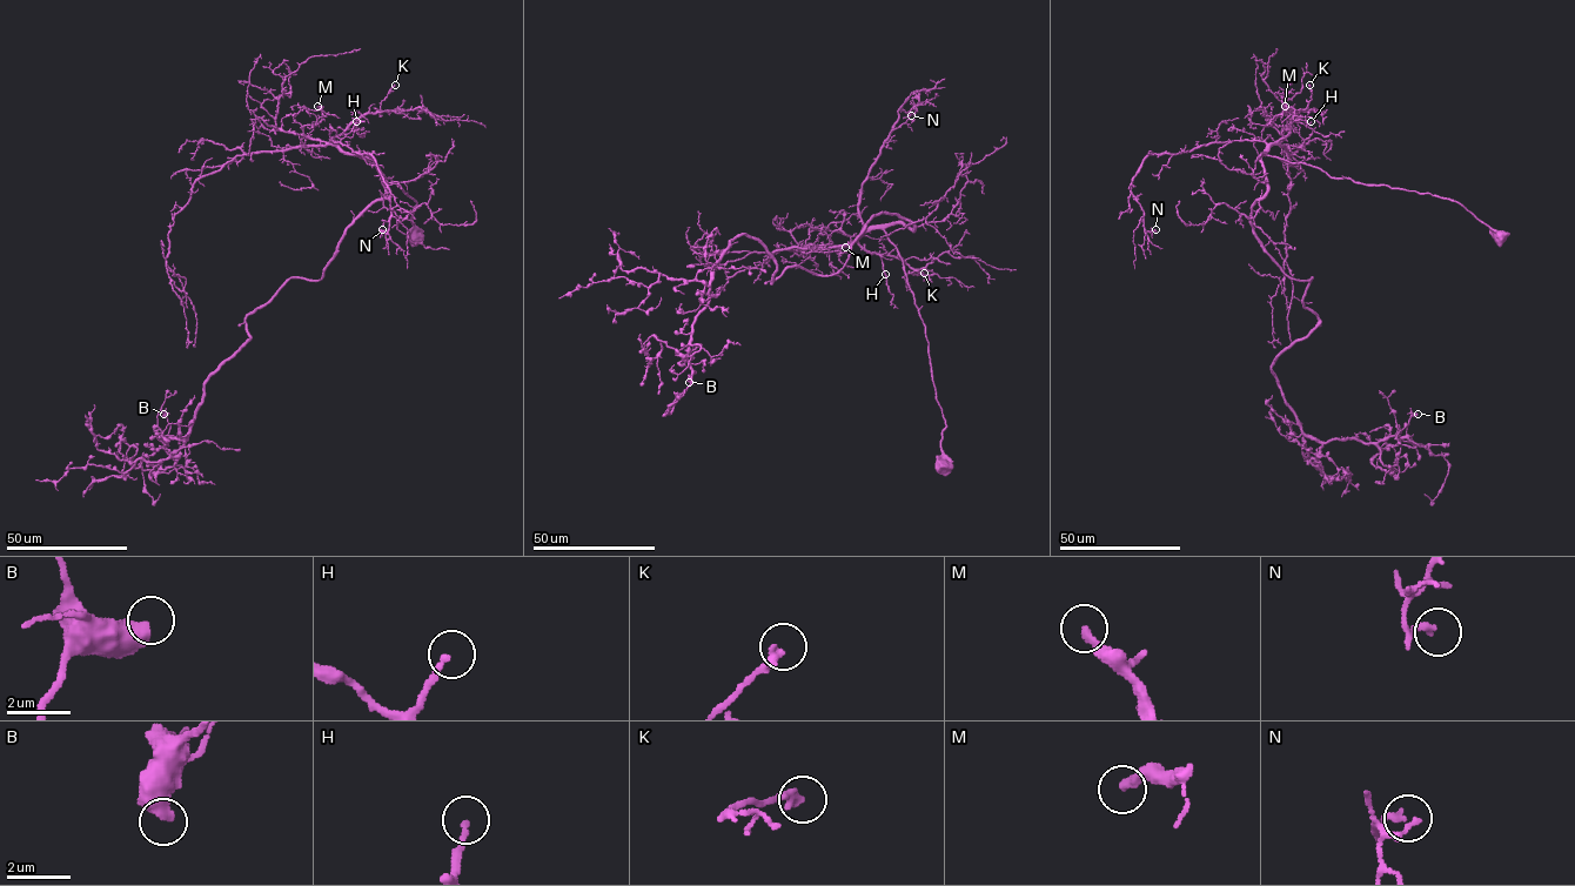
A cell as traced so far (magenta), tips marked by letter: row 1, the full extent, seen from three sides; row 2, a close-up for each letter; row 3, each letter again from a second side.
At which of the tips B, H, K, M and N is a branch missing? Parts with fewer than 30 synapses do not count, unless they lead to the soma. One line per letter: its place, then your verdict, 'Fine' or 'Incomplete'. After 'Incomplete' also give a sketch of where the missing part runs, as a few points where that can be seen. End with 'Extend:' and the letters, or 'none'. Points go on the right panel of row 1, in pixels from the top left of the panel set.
B: Place: (1418, 414). Fine
H: Place: (1311, 121). Incomplete. Course of what is missing: (1311, 121), (1329, 109), (1335, 118), (1345, 121), (1355, 119), (1373, 123)
K: Place: (1309, 85). Fine
M: Place: (1285, 106). Incomplete. Course of what is missing: (1285, 106), (1294, 99), (1302, 65)
N: Place: (1155, 229). Fine
Extend: H, M

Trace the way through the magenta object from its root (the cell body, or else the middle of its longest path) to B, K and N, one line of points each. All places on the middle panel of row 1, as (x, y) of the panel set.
B: (943, 467), (896, 214), (829, 275), (771, 283), (768, 249), (732, 240), (689, 382)
K: (943, 467), (945, 423), (903, 260), (883, 229), (859, 239), (871, 253), (924, 273)
N: (943, 467), (925, 326), (897, 247), (858, 208), (918, 91), (911, 115)

